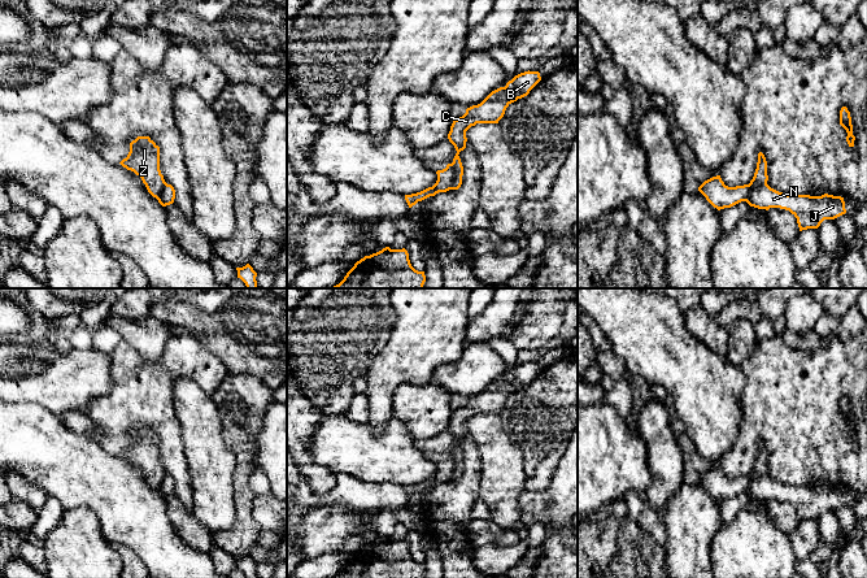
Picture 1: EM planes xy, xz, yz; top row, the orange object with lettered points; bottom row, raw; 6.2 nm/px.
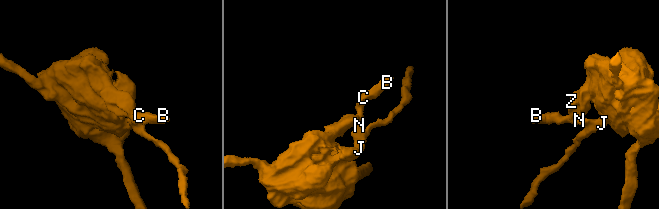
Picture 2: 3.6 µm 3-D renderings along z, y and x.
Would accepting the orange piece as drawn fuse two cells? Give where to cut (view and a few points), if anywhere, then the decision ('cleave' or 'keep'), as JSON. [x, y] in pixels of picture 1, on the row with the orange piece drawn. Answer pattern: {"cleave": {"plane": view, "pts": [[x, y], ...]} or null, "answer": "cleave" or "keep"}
{"cleave": {"plane": "xz", "pts": [[452, 164], [453, 182], [449, 188]]}, "answer": "cleave"}

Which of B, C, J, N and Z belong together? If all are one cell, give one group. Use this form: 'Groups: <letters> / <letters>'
Groups: B C J N / Z

